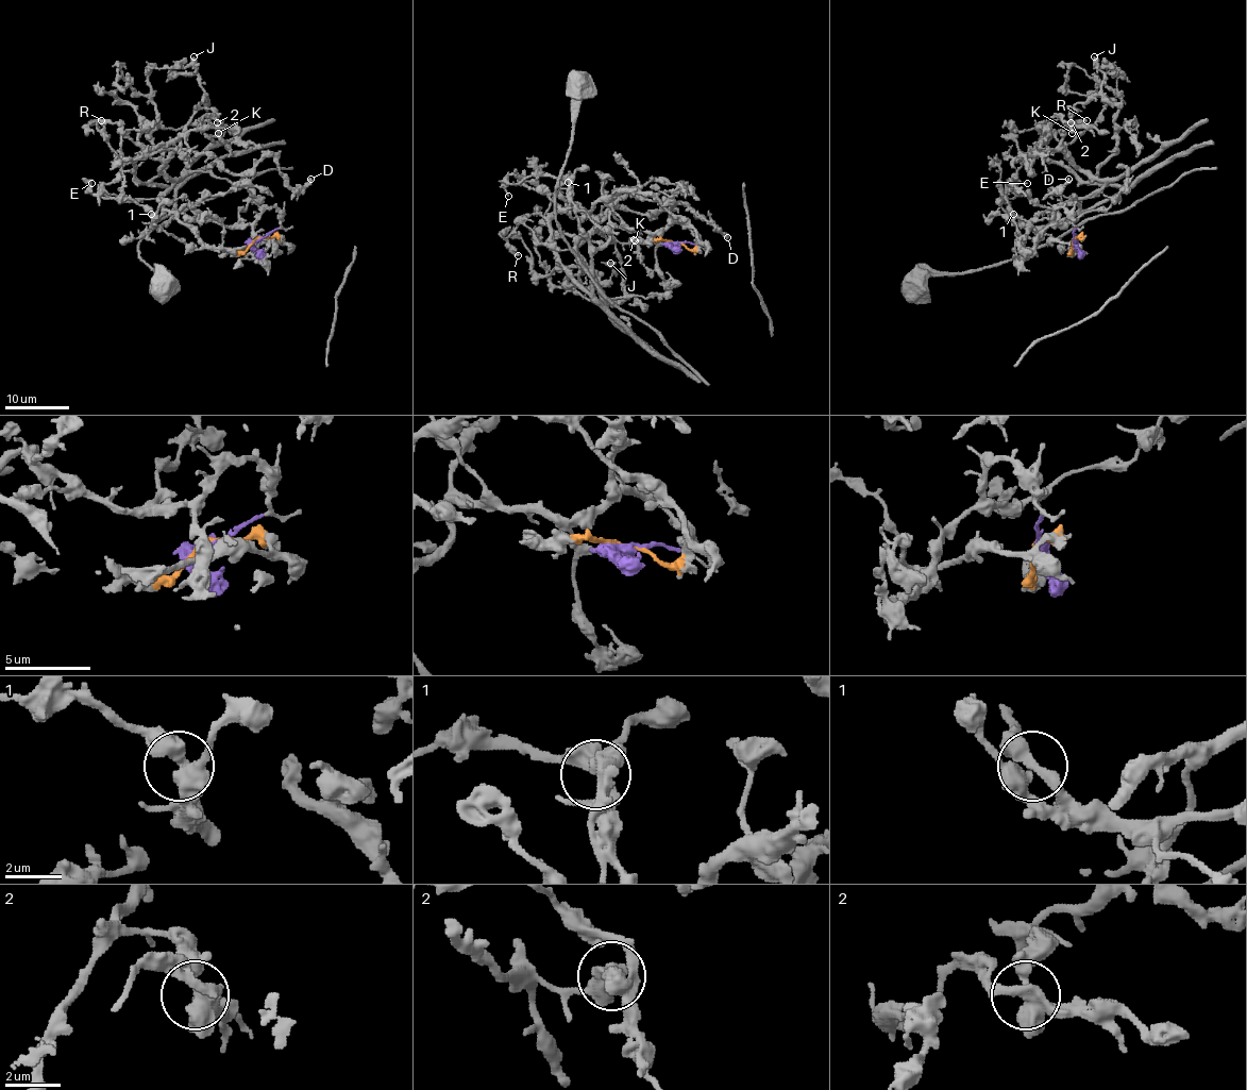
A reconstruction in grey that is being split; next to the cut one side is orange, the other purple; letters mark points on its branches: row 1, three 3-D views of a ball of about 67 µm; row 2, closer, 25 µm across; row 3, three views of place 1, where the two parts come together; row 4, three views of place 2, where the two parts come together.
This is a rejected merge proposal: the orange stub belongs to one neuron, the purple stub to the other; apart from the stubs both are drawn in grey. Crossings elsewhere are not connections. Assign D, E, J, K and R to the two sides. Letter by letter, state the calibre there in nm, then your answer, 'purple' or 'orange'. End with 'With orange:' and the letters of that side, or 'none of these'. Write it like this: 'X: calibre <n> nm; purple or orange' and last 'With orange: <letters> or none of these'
D: calibre 360 nm; orange
E: calibre 160 nm; purple
J: calibre 460 nm; orange
K: calibre 600 nm; orange
R: calibre 280 nm; purple
With orange: D, J, K

